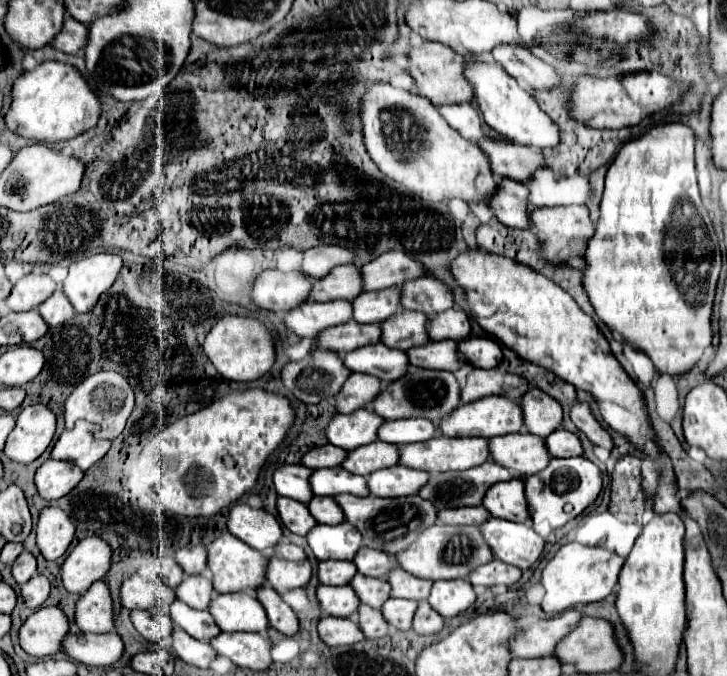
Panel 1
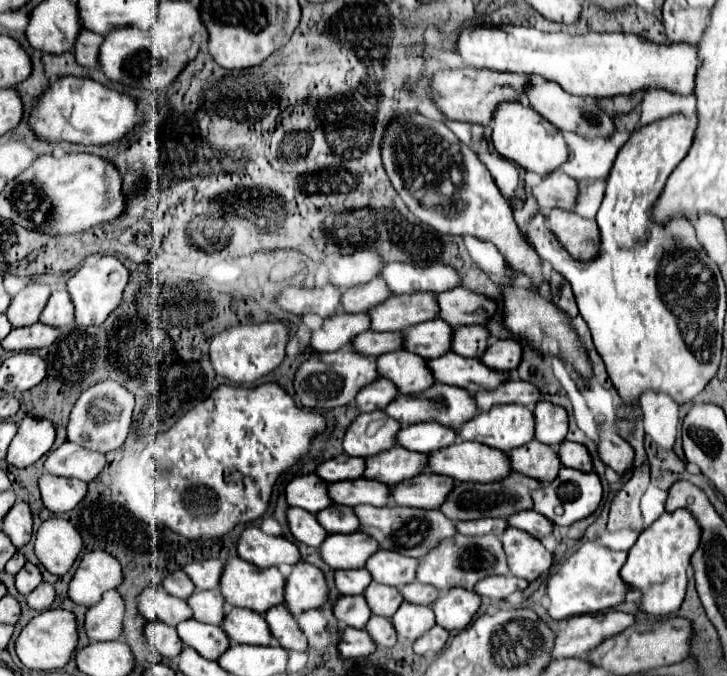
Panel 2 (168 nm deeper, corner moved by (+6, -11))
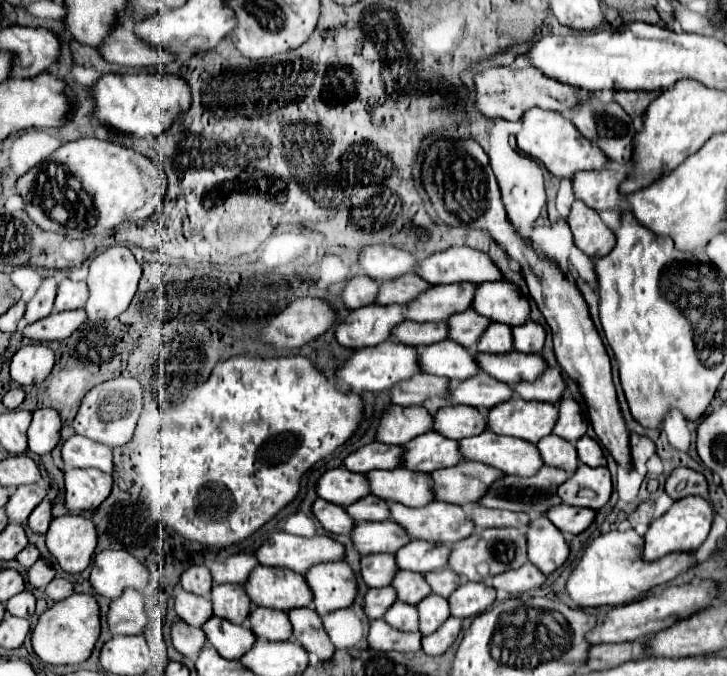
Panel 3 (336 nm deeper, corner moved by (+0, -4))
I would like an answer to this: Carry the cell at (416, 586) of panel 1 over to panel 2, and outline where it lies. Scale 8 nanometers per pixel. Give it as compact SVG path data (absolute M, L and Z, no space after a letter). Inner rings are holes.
M411 582L407 586L401 586L399 592L403 594L403 598L407 602L413 602L413 604L433 604L439 598L437 588L431 588L429 584L419 584L419 582Z

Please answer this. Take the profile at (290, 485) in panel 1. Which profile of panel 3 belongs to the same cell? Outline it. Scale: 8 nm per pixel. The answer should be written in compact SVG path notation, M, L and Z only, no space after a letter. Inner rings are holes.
M331 469L323 473L317 479L315 485L317 497L331 501L339 507L347 507L353 501L369 495L369 489L365 489L365 477L359 473L349 473L347 469Z

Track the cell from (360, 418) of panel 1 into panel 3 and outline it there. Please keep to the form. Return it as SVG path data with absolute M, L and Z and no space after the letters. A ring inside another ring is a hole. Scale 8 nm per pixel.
M389 405L379 419L375 441L385 445L405 445L405 441L429 431L429 425L433 423L431 419L433 417L427 413L427 409L419 405Z

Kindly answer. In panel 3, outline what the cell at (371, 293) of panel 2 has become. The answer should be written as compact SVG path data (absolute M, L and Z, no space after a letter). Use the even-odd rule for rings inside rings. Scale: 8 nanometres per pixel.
M407 273L397 279L391 279L391 281L381 281L375 303L379 303L379 305L389 305L389 303L405 305L407 301L415 299L427 287L429 287L427 281L421 281L421 277Z

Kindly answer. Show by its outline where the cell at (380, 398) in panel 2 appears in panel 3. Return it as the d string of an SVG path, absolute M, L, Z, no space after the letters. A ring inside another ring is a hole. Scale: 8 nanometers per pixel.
M417 373L407 381L395 383L389 389L389 397L391 397L391 403L395 405L421 405L425 399L441 397L445 389L447 389L445 377Z

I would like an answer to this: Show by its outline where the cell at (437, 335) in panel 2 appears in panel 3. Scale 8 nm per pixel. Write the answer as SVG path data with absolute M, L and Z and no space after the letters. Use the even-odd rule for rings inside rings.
M467 309L463 313L451 315L445 323L447 323L447 339L473 351L473 345L477 343L481 329L485 329L485 325L489 325L491 321L485 321L485 317L477 317L477 313Z

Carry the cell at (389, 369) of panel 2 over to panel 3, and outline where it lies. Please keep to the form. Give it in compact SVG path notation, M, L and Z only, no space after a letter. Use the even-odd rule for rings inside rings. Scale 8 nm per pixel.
M449 339L433 345L421 345L417 363L421 371L429 375L447 377L449 381L469 379L477 373L471 353L461 349L461 345L453 345L453 341Z

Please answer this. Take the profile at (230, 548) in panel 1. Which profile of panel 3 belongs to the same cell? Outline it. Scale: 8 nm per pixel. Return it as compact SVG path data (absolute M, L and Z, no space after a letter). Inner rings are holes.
M257 565L245 581L245 593L255 605L289 611L309 605L305 577L285 567Z

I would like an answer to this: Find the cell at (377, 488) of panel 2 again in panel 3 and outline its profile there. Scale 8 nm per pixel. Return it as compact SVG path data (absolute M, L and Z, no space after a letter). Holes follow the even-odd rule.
M387 469L387 471L369 471L365 475L371 495L385 501L397 501L409 507L421 507L429 503L429 475L413 473L409 469Z

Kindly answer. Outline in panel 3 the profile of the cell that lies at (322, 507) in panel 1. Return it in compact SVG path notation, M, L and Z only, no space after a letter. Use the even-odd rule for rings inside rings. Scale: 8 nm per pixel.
M363 497L355 503L351 503L349 507L345 507L347 515L353 521L385 521L389 517L389 511L385 509L385 501L379 497Z

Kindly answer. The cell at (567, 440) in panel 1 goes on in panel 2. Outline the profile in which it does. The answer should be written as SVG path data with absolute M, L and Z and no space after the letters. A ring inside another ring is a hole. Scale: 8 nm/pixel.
M561 442L559 448L559 458L563 462L563 466L569 466L569 468L577 468L577 470L583 470L583 472L589 472L593 468L593 460L587 452L587 448L583 444L577 444L577 442Z

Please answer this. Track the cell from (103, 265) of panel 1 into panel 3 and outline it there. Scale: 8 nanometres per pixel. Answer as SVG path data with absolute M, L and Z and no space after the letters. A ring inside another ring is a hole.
M115 245L115 247L109 247L107 251L99 253L91 261L89 275L87 275L87 287L89 287L89 299L85 305L87 317L91 321L109 321L109 319L115 319L117 315L121 315L129 307L129 303L137 291L139 277L141 277L141 265L135 261L133 253L127 247Z

